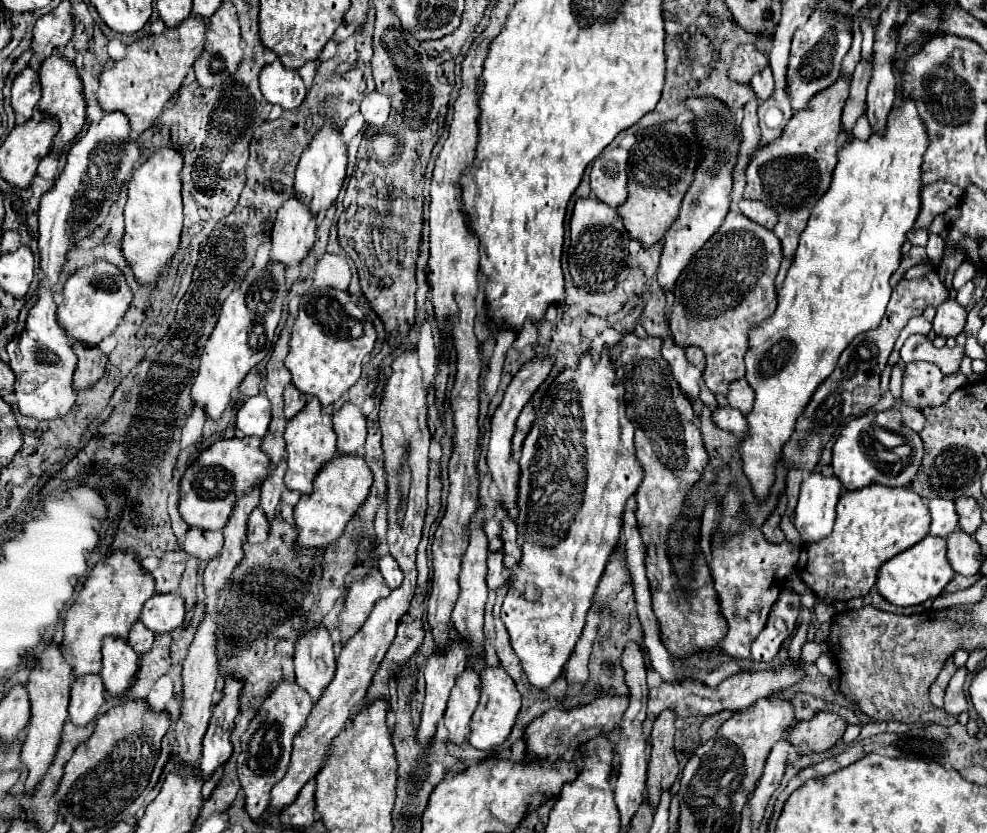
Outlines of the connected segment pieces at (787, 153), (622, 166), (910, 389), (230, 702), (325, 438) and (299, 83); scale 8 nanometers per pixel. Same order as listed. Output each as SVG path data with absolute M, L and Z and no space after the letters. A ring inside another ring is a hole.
M839 78L833 86L829 86L829 90L825 90L825 94L817 94L817 98L813 98L809 110L795 114L787 122L781 138L765 144L747 166L747 186L743 198L761 200L777 210L779 222L773 232L781 240L785 256L793 258L799 234L807 226L811 208L831 184L839 154L837 136L841 132L841 110L847 96L849 80Z
M609 148L593 160L591 192L611 208L627 200L627 160L629 152L623 148Z
M913 362L905 370L901 404L917 410L923 410L925 406L939 406L965 382L963 374L943 378L941 370L937 370L931 362Z
M235 678L225 680L223 698L213 708L213 718L203 736L203 756L199 760L201 776L211 776L219 766L223 766L231 756L231 730L235 726L235 718L239 716L239 692L243 684Z
M289 384L285 388L285 418L289 420L287 428L285 428L285 436L283 436L285 444L287 444L287 466L289 466L287 474L285 474L285 486L289 490L297 490L299 494L311 494L315 474L325 464L325 460L329 460L337 452L331 416L321 414L321 404L317 402L317 398L307 400L305 394L297 392L297 388ZM305 402L307 402L307 406L305 406Z
M279 60L263 66L259 74L263 98L269 104L279 104L285 110L297 108L305 98L305 84L295 70L283 68Z

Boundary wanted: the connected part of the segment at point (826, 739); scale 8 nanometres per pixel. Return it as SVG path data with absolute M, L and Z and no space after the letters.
M819 712L811 720L797 722L789 726L783 738L795 748L797 754L823 752L835 746L835 742L843 736L847 722L831 712Z

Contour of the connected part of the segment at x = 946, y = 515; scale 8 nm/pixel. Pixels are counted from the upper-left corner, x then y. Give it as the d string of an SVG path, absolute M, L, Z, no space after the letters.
M933 498L929 502L929 510L931 510L931 534L933 536L943 536L947 538L951 532L955 532L959 528L959 516L957 516L957 508L955 502L949 502L945 498Z

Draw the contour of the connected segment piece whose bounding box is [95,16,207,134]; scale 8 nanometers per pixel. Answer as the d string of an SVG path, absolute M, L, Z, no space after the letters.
M189 16L177 28L165 28L161 34L147 36L127 46L125 58L113 60L113 66L99 74L99 88L95 92L97 104L103 112L123 112L129 118L133 134L141 134L161 114L165 102L181 88L183 78L193 68L197 54L205 40L207 22Z

